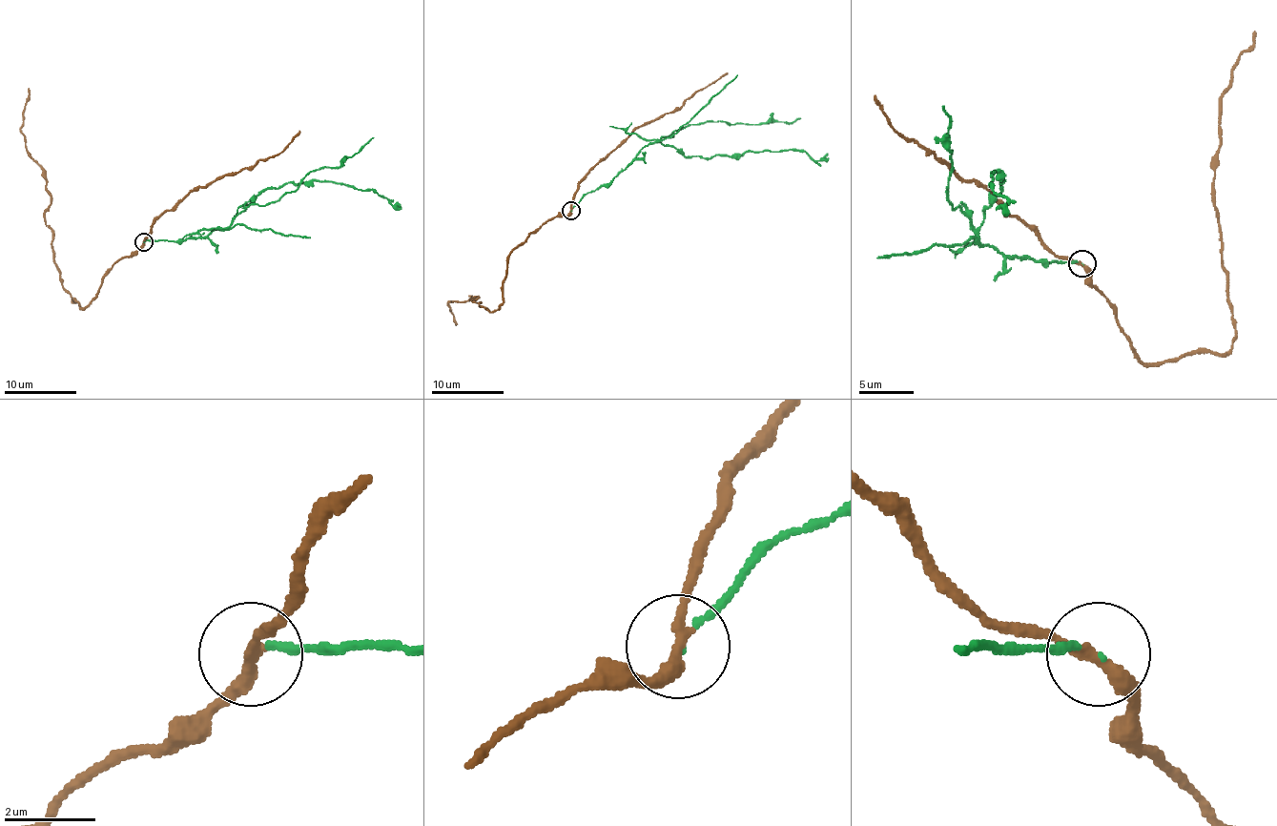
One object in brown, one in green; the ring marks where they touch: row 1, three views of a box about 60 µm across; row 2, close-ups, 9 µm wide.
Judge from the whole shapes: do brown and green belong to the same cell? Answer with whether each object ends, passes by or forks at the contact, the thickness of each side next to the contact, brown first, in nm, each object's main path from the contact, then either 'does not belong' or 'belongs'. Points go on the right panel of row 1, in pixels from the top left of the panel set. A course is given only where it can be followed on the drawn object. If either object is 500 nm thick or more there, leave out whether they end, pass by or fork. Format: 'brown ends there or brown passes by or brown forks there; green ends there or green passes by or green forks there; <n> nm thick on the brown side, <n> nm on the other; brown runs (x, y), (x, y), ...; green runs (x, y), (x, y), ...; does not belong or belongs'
brown passes by; green ends there; 280 nm thick on the brown side, 100 nm on the other; brown runs (1081, 262), (1144, 363), (1231, 347), (1215, 155), (1221, 98), (1231, 66), (1253, 44), (1253, 30); green runs (1081, 262), (1004, 257), (980, 243), (982, 211), (1002, 180), (991, 175), (991, 186), (1007, 199), (997, 211); does not belong

